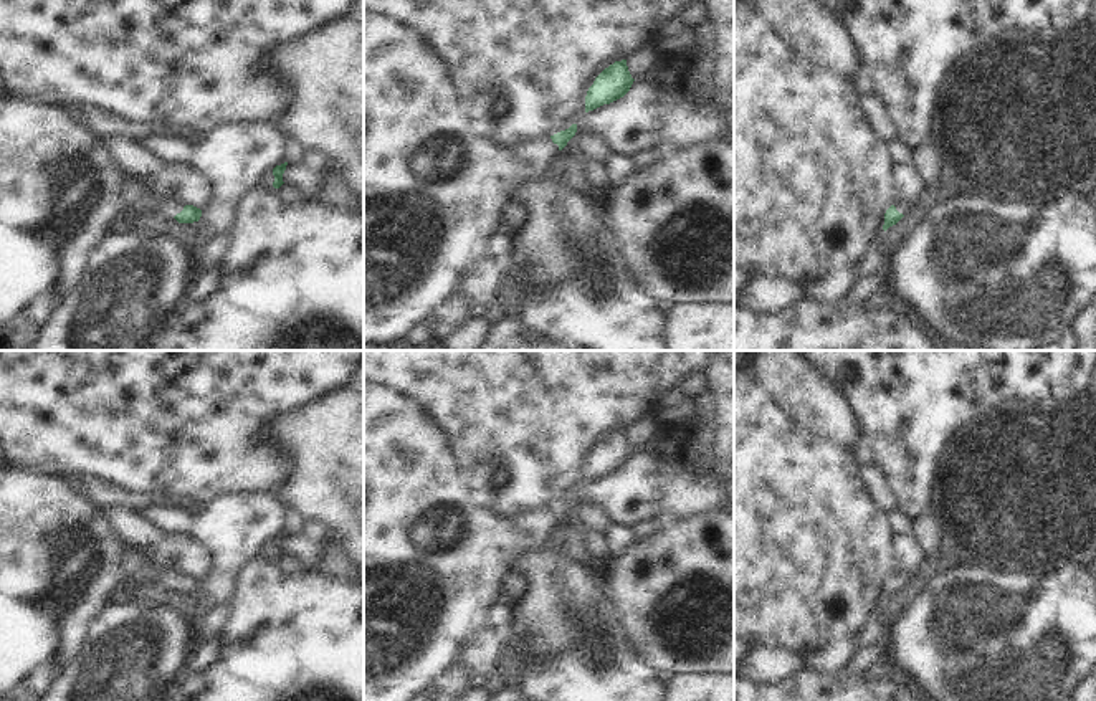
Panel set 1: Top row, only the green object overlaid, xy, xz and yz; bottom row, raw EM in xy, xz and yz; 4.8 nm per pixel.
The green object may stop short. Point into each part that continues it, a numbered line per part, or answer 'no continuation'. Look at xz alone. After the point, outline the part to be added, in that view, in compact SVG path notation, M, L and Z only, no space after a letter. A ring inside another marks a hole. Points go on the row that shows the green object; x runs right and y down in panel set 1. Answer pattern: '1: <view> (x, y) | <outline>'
1: xz (435, 189) | M364 7L364 350L402 349L407 336L422 319L438 309L451 296L465 289L473 268L486 258L489 240L504 230L503 210L519 188L549 174L559 145L550 137L532 144L501 144L476 129L473 116L460 104L460 91L446 61L415 30L388 15Z

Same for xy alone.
1: xy (171, 209) | M159 198L159 205L164 202L165 205L160 208L160 213L164 215L164 218L170 220L174 218L177 213L180 213L185 207L185 203L182 200L177 202L170 202L169 198ZM157 205L157 207L159 207Z

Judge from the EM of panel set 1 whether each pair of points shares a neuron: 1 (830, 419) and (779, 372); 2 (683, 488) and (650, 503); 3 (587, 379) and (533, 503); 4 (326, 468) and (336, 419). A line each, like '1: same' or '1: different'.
1: same
2: same
3: same
4: same

